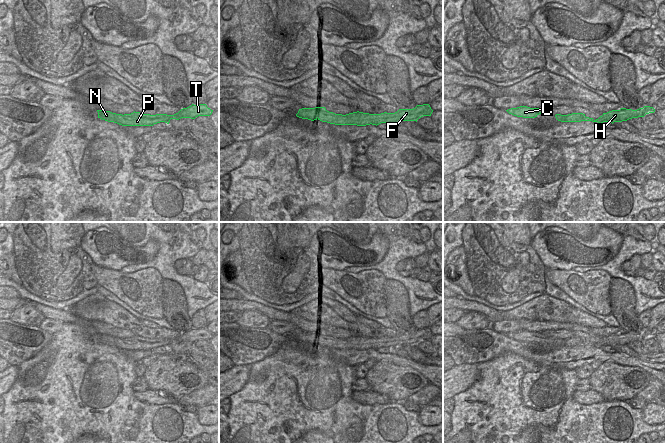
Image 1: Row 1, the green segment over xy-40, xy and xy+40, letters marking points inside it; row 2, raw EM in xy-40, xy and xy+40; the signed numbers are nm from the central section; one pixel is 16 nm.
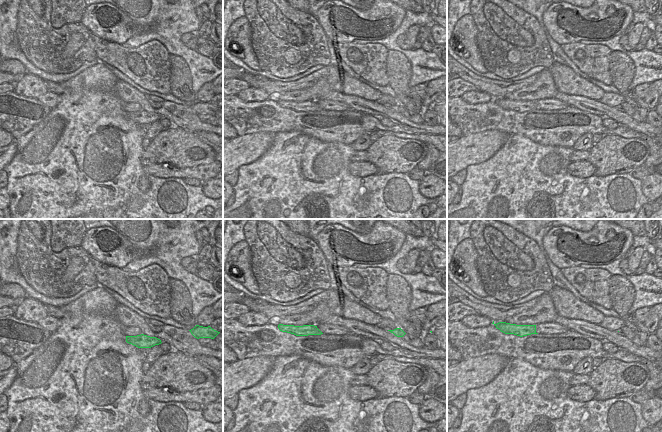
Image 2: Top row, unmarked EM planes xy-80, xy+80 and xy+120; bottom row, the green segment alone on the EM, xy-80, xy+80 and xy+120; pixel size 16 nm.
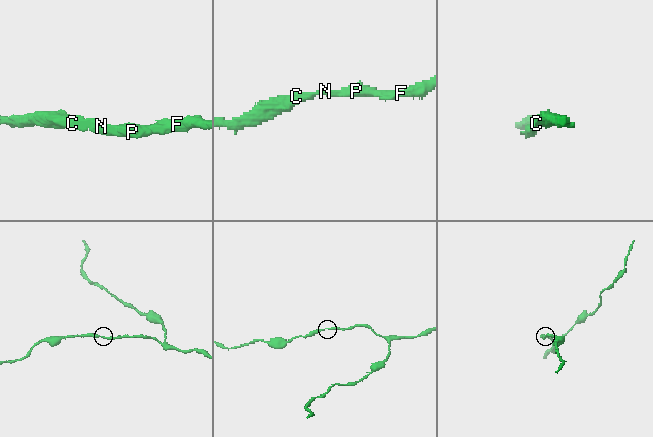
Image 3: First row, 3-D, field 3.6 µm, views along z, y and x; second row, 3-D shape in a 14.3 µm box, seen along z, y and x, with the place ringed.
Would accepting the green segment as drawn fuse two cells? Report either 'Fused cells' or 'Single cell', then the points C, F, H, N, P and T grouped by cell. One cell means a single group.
Single cell. Groups: C F H N P T.

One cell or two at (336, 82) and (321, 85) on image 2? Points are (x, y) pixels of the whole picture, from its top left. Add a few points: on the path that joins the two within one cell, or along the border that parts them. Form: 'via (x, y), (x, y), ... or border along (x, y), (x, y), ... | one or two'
border along (326, 78), (331, 90) | two

